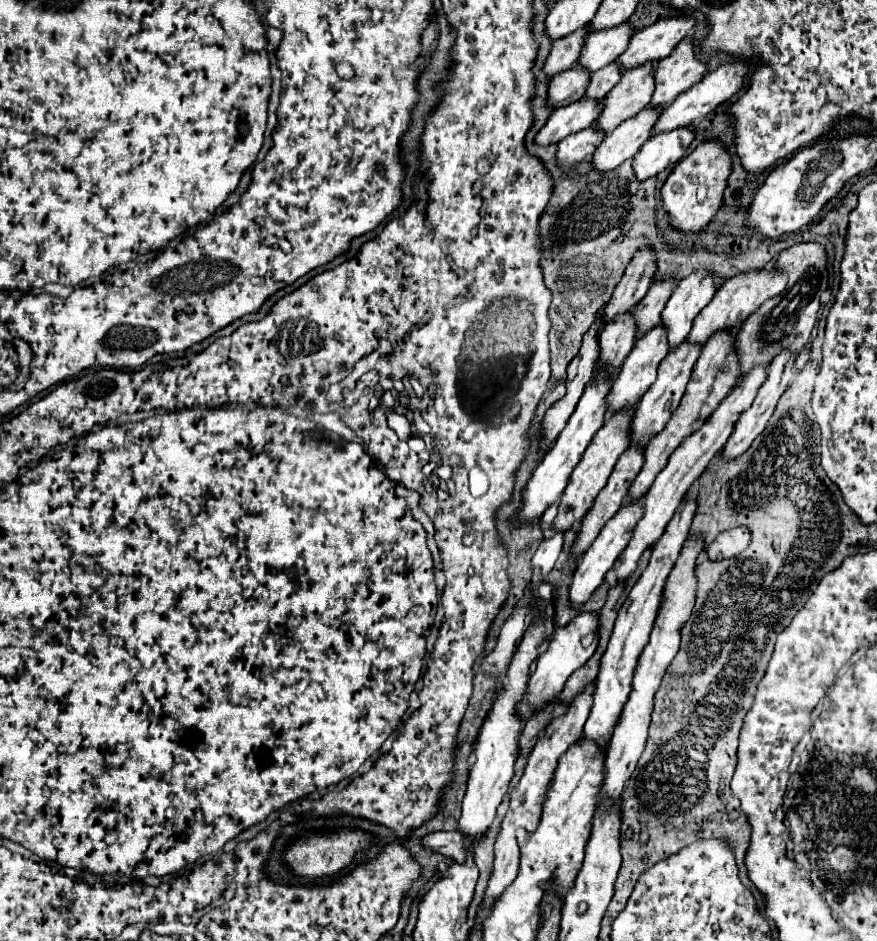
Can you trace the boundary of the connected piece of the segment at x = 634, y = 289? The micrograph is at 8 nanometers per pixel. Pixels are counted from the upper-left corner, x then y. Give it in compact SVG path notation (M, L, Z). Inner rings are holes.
M644 248L642 252L638 252L632 258L622 280L614 288L610 302L604 306L602 326L610 324L610 320L614 320L616 316L622 316L628 310L632 310L646 296L654 270L656 270L656 260L654 260L654 252L650 248Z

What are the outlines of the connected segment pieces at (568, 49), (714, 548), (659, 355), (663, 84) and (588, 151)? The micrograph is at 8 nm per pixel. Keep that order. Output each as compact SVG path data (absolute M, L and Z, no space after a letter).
M586 26L552 42L552 50L542 66L542 72L552 78L556 76L558 72L564 72L566 68L572 68L578 60L578 54L580 54L580 48L584 44L584 38L586 38Z
M738 526L738 528L718 534L718 538L708 548L708 556L710 560L732 558L738 552L744 552L748 546L750 546L750 530Z
M658 324L654 330L650 330L648 334L644 334L632 348L632 352L628 354L628 358L624 360L616 380L612 382L610 394L606 396L606 404L608 404L608 414L616 414L628 406L636 406L638 400L646 394L646 390L654 384L656 380L656 370L658 364L666 358L668 354L668 344L666 344L666 330L662 328L662 324Z
M686 38L674 52L656 64L654 80L656 90L650 102L650 108L666 108L670 106L684 90L692 88L702 80L706 72L706 64L696 56L692 48L692 40Z
M594 126L580 130L576 134L570 134L566 140L558 142L556 150L556 162L562 168L570 168L574 164L584 162L588 156L594 154L594 150L604 140L604 134L598 132Z

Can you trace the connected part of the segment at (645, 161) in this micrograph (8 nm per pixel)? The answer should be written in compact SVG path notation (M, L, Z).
M690 126L650 138L632 160L632 170L638 182L658 176L668 166L680 162L690 146L694 132Z

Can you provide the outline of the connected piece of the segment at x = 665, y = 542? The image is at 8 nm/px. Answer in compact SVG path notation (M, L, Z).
M686 500L678 506L674 518L668 522L662 538L654 544L652 548L652 558L648 568L642 572L640 580L634 584L634 588L630 590L628 600L624 602L624 606L618 612L612 636L610 636L610 644L600 660L600 670L598 676L594 680L594 694L592 694L592 712L588 716L588 722L584 726L584 734L582 738L594 740L602 750L608 746L608 740L622 716L622 708L632 692L632 678L634 678L634 668L638 664L638 656L642 654L642 648L648 644L654 620L658 616L658 608L660 608L660 596L664 590L664 584L668 580L668 574L672 572L676 558L688 538L688 530L692 524L692 516L696 512L696 502L694 500Z

